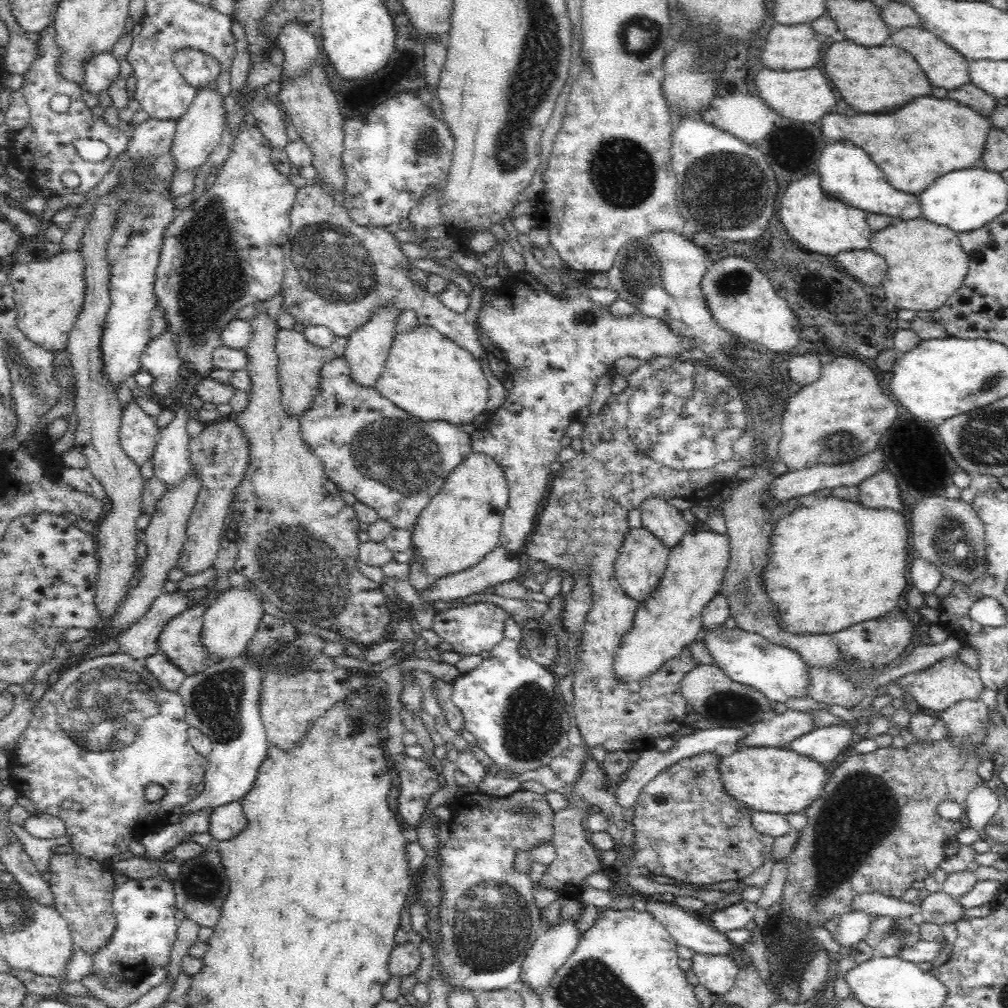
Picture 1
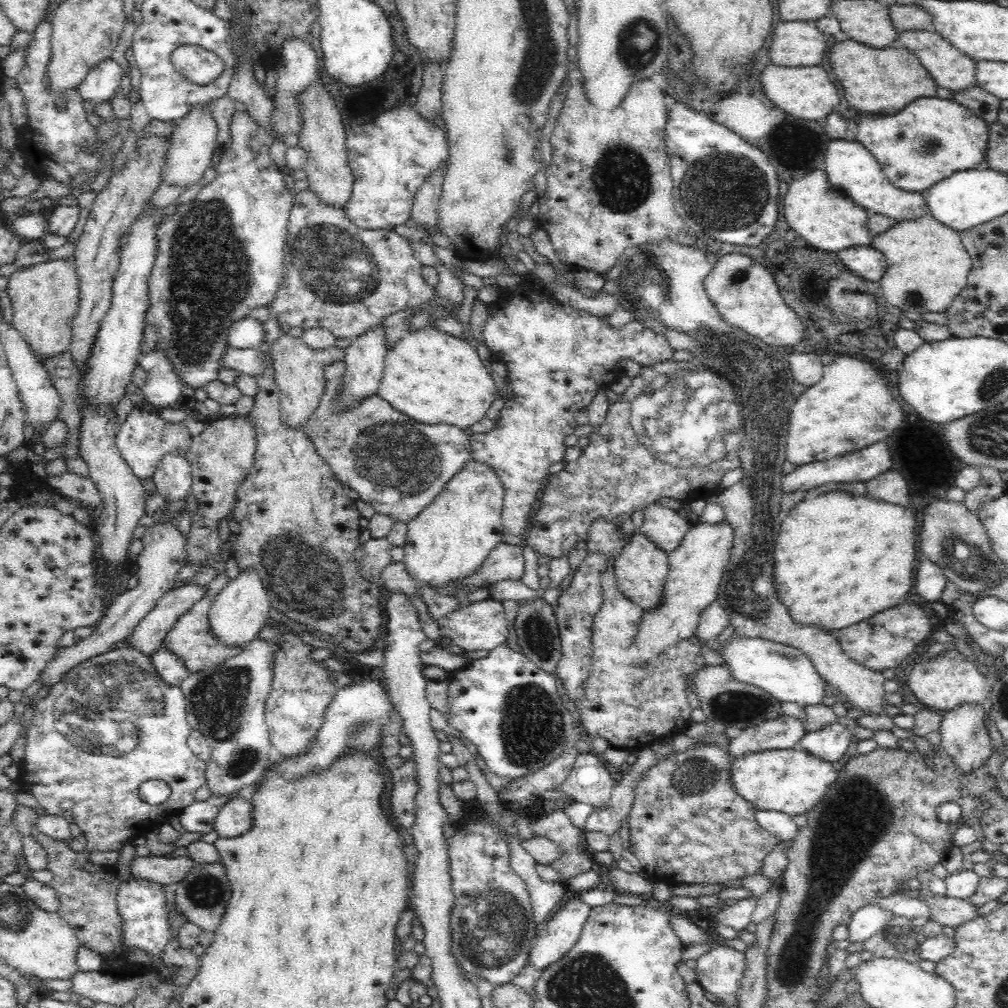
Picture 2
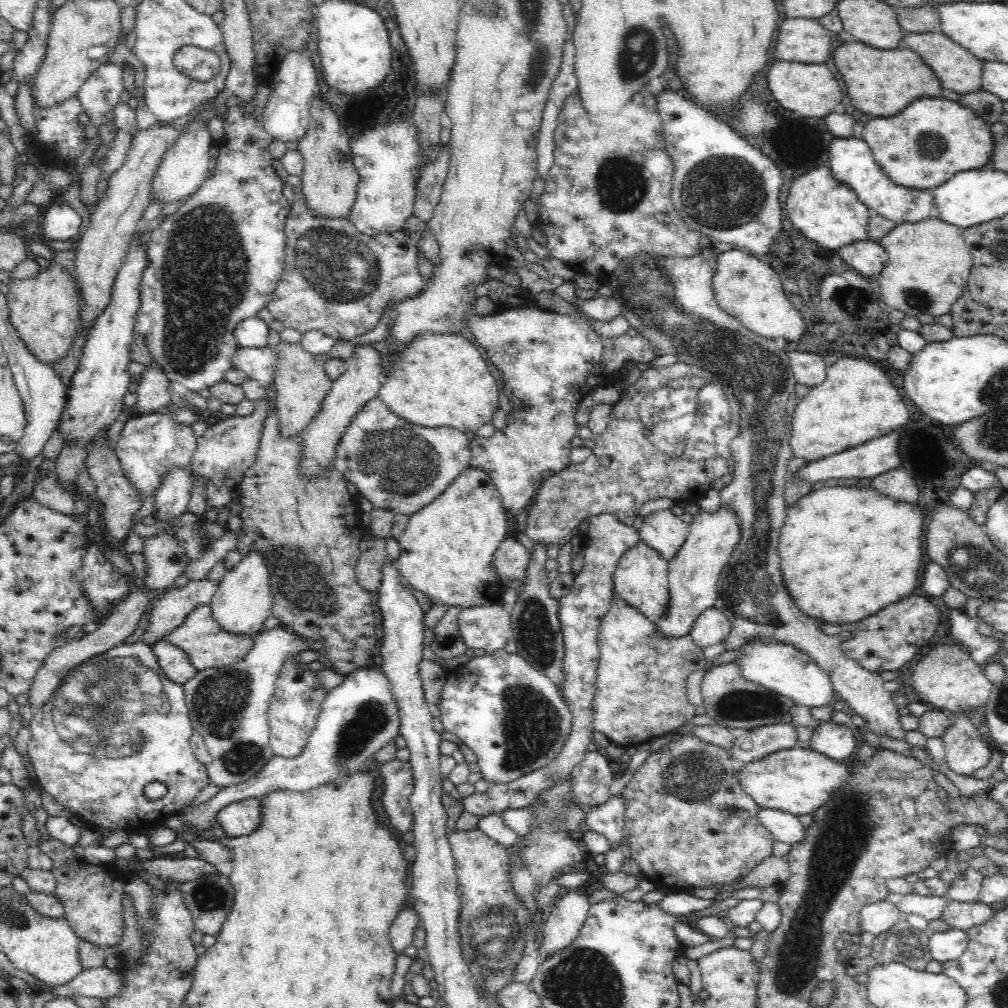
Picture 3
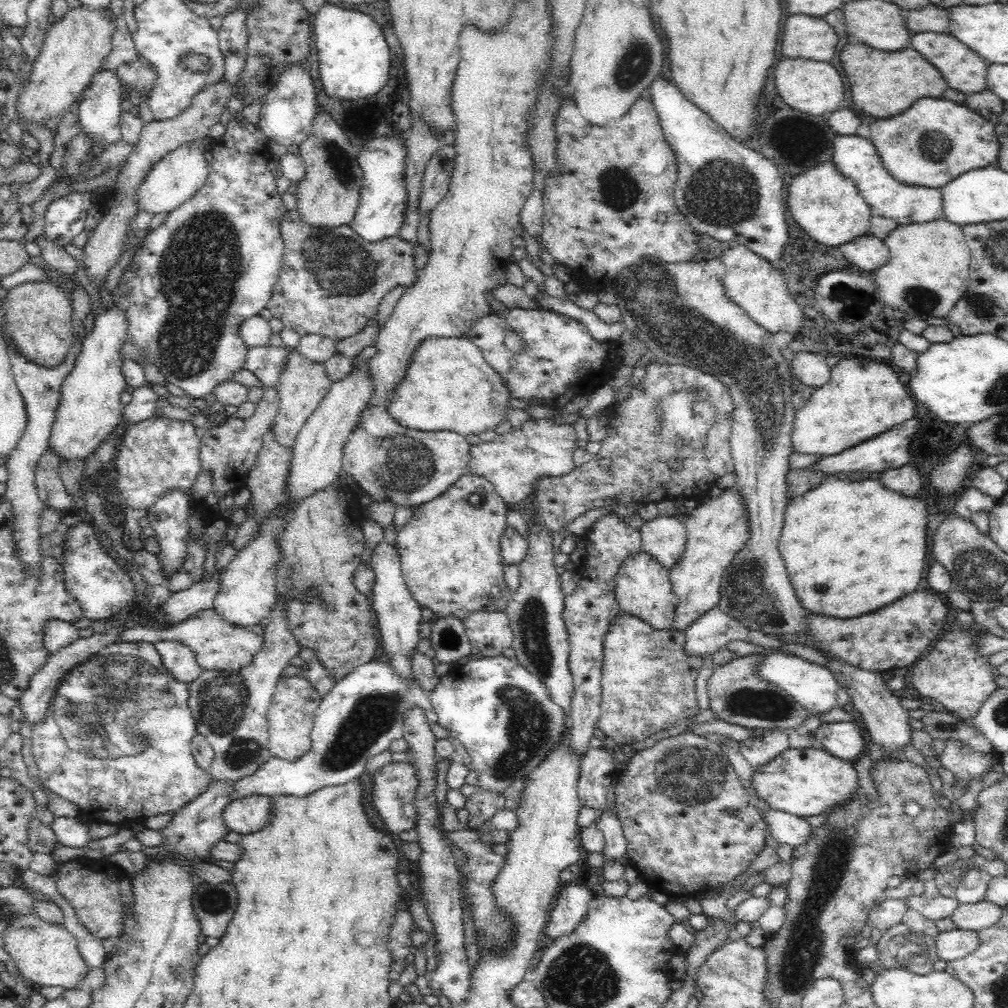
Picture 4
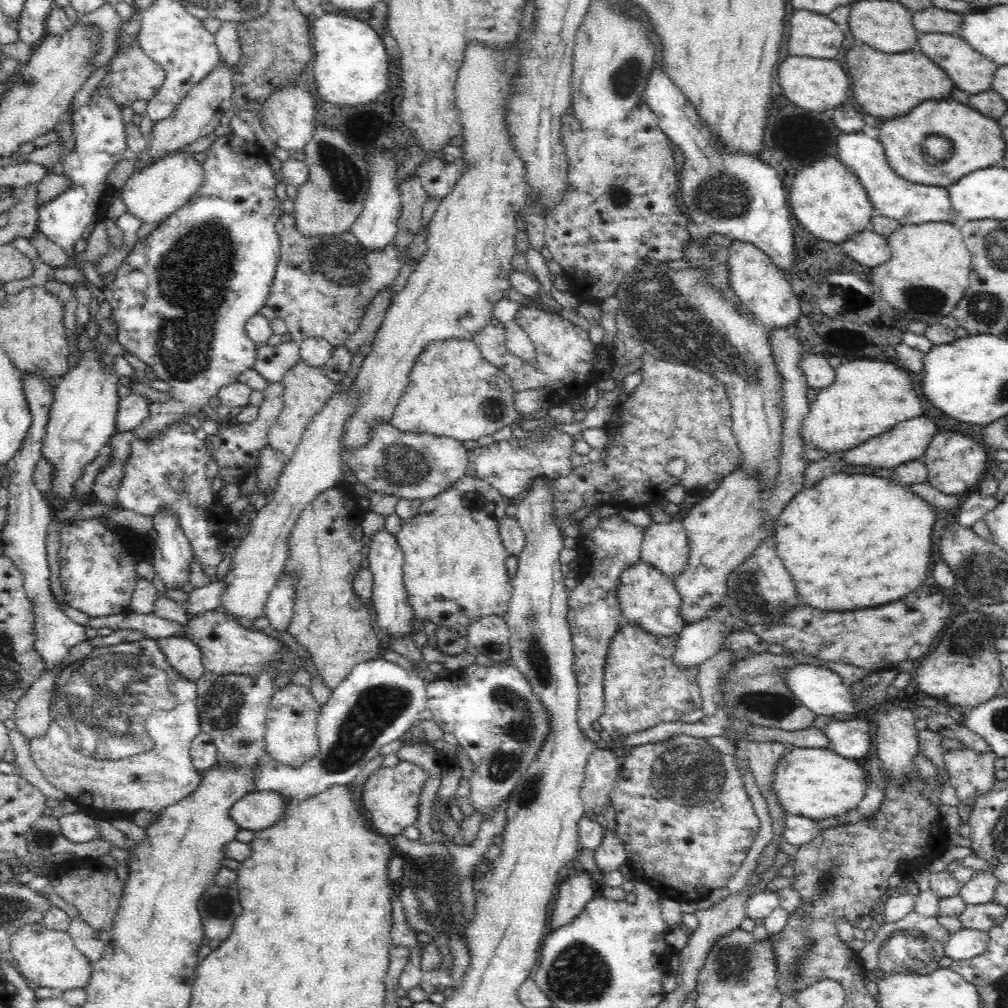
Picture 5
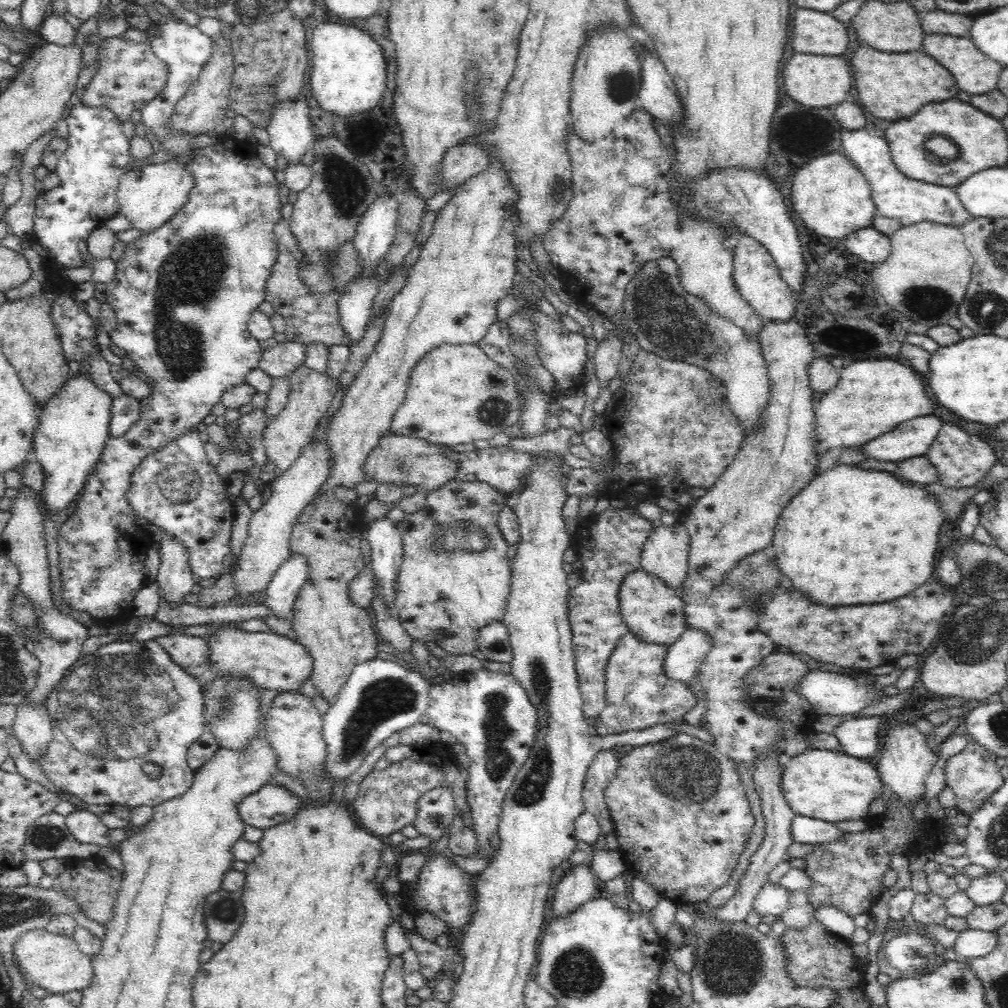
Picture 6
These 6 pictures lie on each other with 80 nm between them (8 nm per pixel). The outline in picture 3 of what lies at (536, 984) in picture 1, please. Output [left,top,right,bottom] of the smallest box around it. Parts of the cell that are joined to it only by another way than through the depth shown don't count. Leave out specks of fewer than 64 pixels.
[542,889,591,959]

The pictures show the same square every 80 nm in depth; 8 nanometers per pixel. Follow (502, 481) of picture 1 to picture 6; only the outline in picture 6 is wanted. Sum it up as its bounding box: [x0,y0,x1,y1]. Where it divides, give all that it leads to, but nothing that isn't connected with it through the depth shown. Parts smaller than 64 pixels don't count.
[392,479,512,656]

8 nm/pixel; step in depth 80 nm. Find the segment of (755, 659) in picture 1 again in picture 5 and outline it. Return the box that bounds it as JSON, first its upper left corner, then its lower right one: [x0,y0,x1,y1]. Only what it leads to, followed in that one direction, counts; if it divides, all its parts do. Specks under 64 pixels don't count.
[785,664,857,716]

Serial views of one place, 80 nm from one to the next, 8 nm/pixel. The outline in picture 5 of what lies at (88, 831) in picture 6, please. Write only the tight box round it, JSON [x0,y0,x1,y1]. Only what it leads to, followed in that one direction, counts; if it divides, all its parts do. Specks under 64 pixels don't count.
[59,810,99,844]

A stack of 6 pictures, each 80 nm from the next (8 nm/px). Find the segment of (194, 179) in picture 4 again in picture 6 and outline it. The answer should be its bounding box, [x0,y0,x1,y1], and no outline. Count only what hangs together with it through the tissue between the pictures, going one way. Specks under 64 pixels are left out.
[117,161,194,235]

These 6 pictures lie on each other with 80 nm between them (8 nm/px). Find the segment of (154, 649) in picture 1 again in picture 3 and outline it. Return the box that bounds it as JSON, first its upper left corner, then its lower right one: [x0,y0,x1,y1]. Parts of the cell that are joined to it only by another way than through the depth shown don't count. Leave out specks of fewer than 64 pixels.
[142,578,218,646]

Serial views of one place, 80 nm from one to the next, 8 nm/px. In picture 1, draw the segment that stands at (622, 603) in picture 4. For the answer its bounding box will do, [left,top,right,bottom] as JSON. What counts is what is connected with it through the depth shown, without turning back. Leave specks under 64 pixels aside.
[614,527,670,604]

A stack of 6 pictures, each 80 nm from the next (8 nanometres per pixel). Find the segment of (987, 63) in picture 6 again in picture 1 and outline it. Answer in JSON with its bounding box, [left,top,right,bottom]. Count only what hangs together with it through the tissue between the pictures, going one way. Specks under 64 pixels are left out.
[889,27,971,91]

